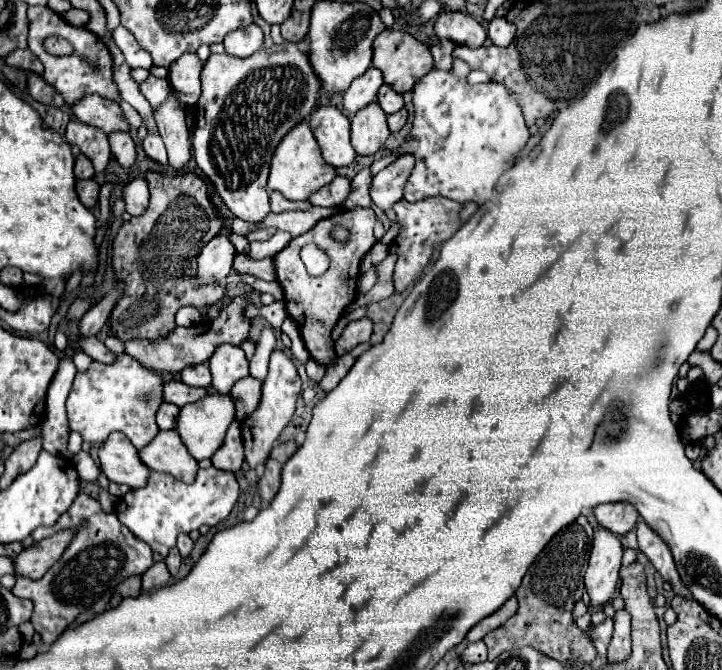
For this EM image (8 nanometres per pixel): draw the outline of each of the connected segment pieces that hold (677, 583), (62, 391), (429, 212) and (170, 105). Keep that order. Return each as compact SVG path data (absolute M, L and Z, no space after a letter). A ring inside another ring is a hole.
M639 520L637 524L637 542L639 542L639 552L643 552L651 560L655 570L673 586L675 594L691 598L689 590L685 588L685 584L681 582L675 570L675 562L673 562L673 554L669 546L643 520Z
M63 356L59 362L59 370L47 392L47 418L41 430L43 448L51 454L63 454L63 458L71 458L71 452L67 450L71 428L65 412L65 400L71 390L75 374L77 374L75 364L67 356Z
M425 198L419 202L407 202L407 200L399 200L393 210L397 212L397 220L401 224L401 230L397 234L397 238L393 240L393 244L389 246L389 250L393 254L397 254L397 262L395 262L395 272L393 272L393 282L395 282L395 294L407 292L423 274L425 266L429 264L429 260L433 258L435 246L447 242L459 228L461 228L461 212L463 204L453 202L449 198Z
M171 94L165 104L155 110L155 122L169 154L169 166L175 170L183 170L191 158L191 140L189 128L185 124L185 108L187 106L183 106L179 98Z

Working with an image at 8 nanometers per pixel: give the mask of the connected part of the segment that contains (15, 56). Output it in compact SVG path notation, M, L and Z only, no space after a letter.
M15 50L13 54L7 56L5 60L9 66L19 68L19 70L27 70L33 74L43 74L43 64L39 62L39 58L35 58L35 54L31 54L31 50Z

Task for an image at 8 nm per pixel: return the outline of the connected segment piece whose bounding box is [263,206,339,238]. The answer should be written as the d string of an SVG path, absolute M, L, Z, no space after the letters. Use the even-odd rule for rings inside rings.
M311 208L307 212L281 212L281 214L269 214L263 220L263 228L277 228L277 230L287 230L291 236L301 236L309 232L319 220L333 216L339 212L339 208Z

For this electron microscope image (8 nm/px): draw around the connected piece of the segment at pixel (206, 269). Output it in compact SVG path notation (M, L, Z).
M225 232L221 236L215 236L211 242L207 242L203 246L201 254L197 256L197 278L195 278L195 286L223 282L227 278L227 274L231 272L235 248L229 242L229 234L231 232Z

